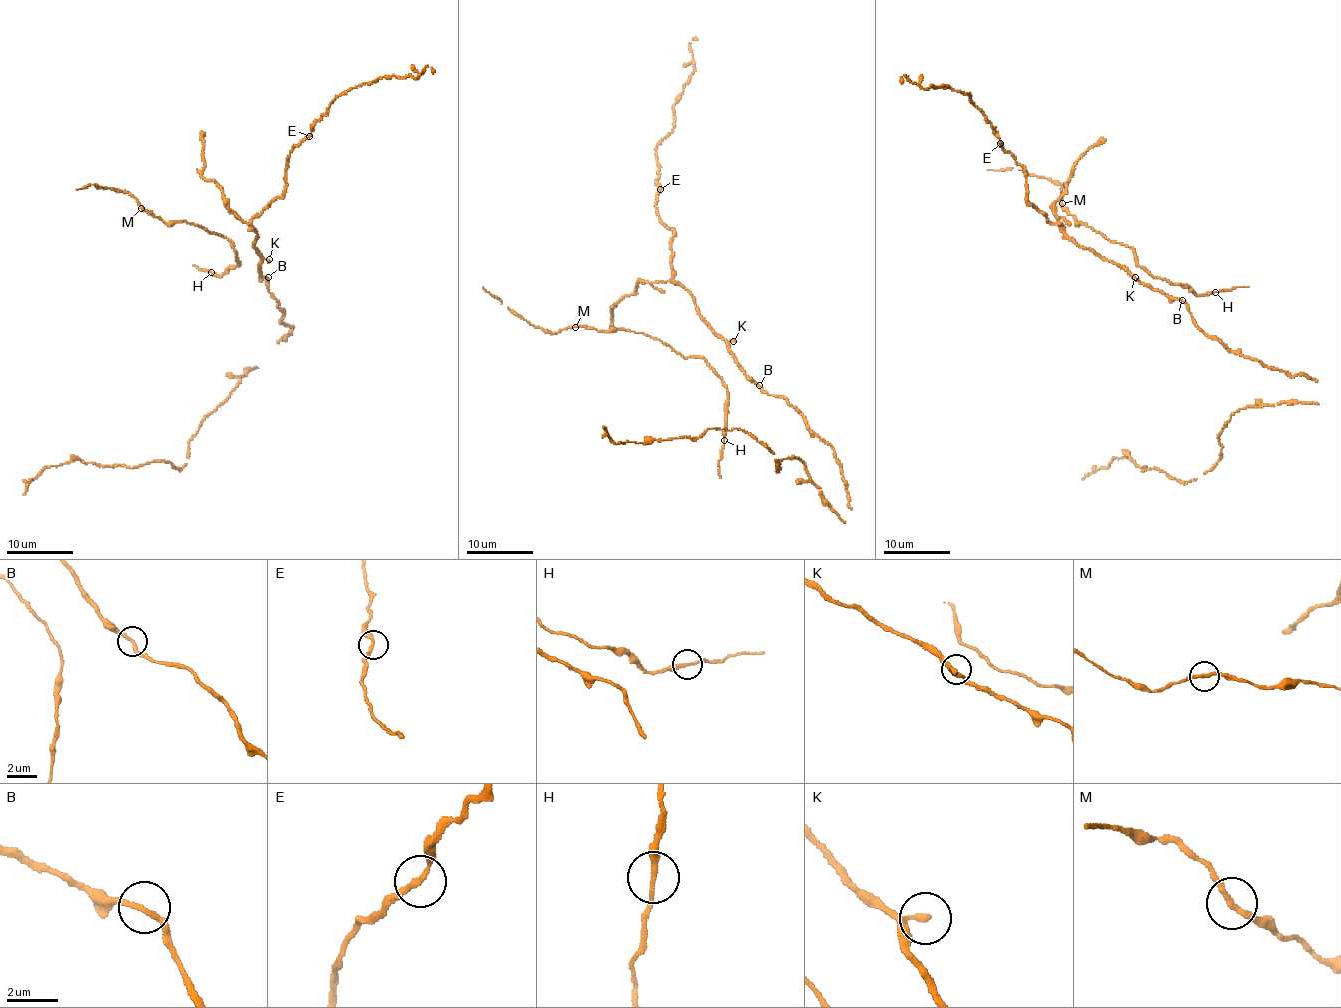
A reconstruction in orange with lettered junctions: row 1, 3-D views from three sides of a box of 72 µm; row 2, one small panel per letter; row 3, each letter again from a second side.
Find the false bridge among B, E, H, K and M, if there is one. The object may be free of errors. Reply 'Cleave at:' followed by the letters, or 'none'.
Cleave at: none

